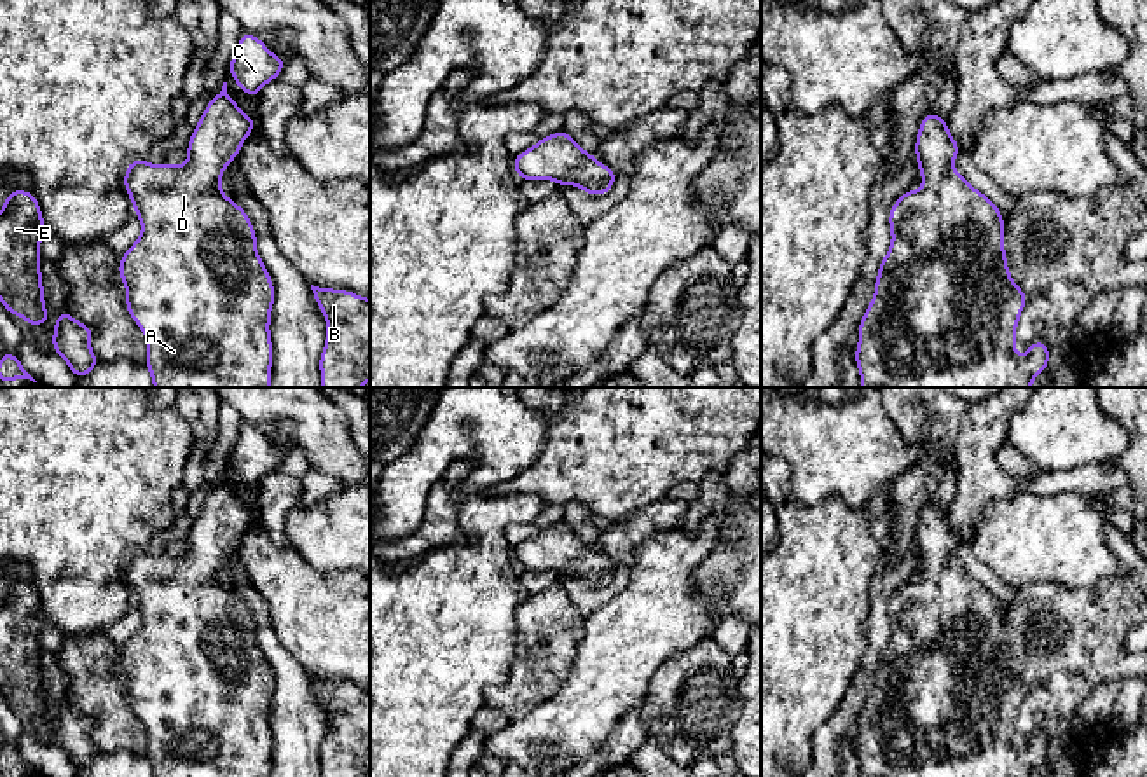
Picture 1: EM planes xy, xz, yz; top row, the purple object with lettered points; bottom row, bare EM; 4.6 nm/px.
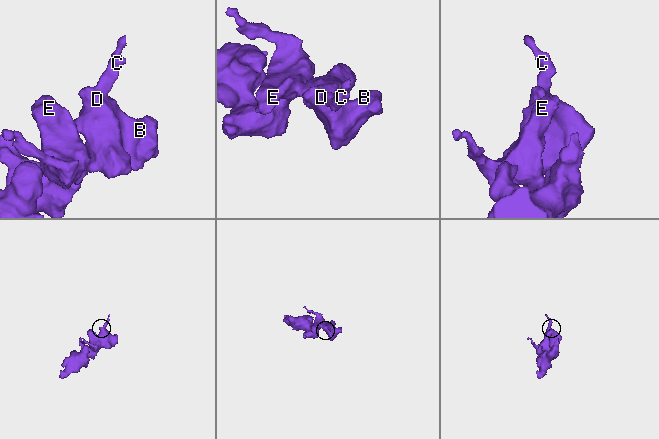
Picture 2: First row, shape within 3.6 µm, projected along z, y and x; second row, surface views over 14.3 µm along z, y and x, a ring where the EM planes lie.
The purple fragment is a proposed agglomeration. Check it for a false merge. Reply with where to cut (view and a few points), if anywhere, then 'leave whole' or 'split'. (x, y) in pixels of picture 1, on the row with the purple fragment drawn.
no cut; leave whole

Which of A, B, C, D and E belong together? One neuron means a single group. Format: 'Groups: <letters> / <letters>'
Groups: A B C D E

